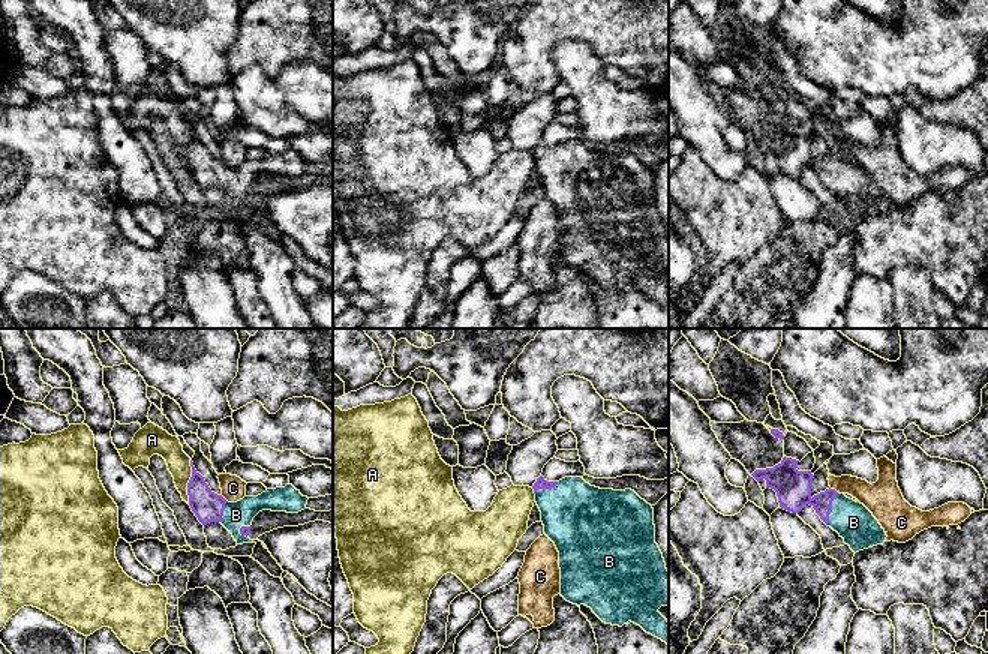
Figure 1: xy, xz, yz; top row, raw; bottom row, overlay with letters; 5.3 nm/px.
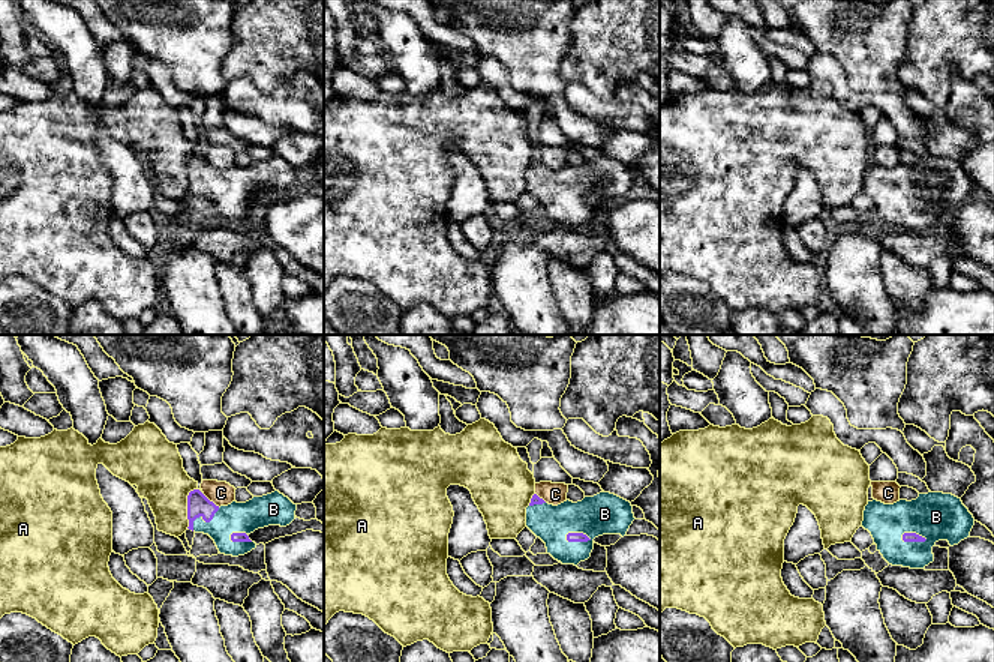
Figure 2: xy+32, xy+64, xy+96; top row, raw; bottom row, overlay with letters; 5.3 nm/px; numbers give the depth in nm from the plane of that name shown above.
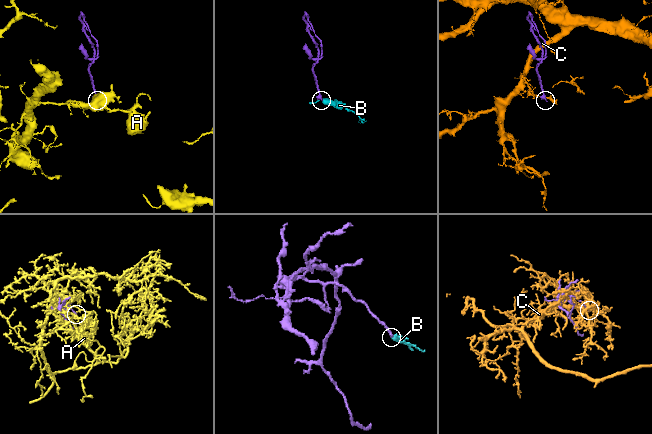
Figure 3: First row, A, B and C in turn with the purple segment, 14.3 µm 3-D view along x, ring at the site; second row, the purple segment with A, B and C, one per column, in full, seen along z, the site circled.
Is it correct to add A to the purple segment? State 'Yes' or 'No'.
No

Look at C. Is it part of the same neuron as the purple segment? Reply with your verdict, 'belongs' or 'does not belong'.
does not belong

